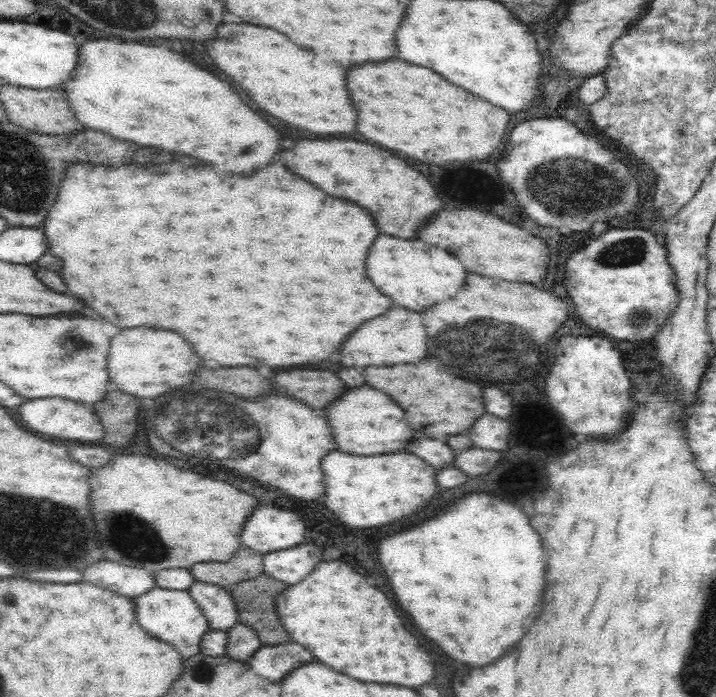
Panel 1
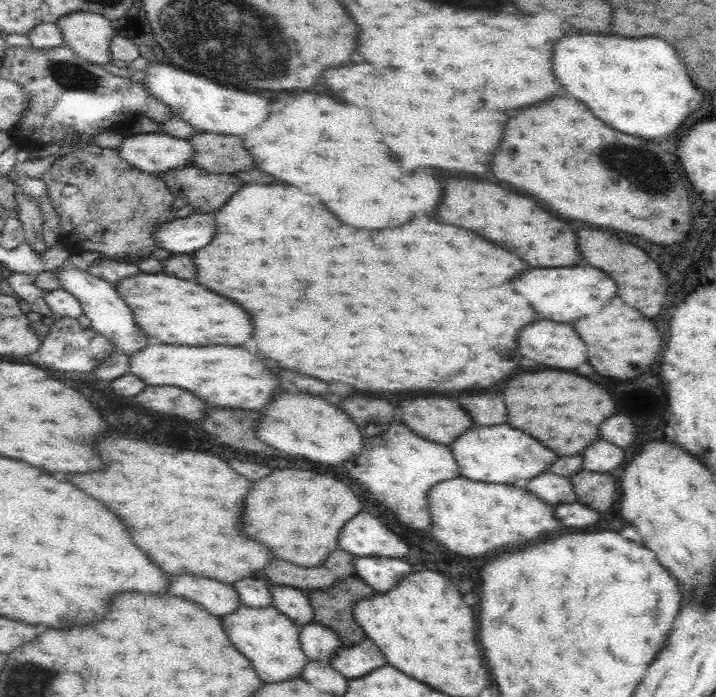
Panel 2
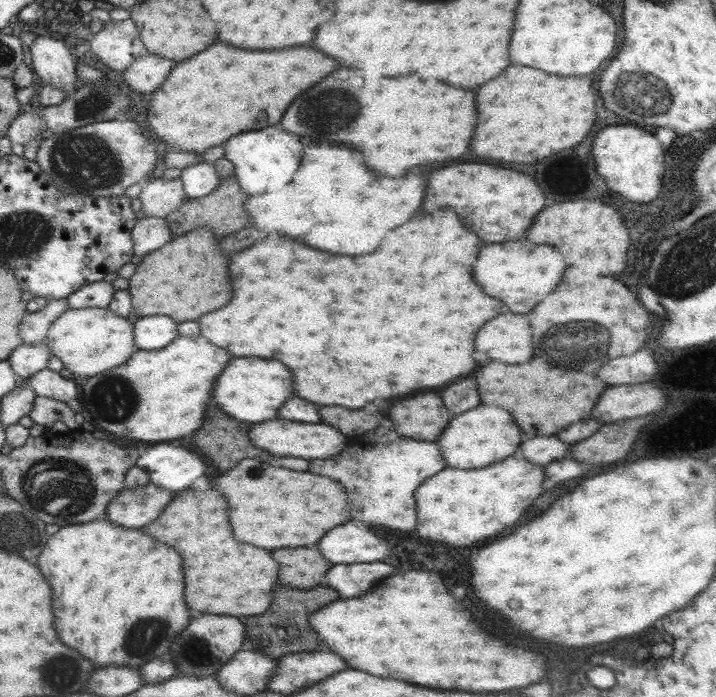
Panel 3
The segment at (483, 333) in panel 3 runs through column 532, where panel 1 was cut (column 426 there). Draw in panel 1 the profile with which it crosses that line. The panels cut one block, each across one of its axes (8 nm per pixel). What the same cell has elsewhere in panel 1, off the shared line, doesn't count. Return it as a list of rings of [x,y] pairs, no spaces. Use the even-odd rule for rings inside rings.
[[[390,308],[388,312],[364,322],[356,332],[352,332],[340,346],[336,354],[336,362],[352,368],[352,366],[380,366],[380,364],[416,364],[426,358],[426,332],[420,316],[406,308]]]

